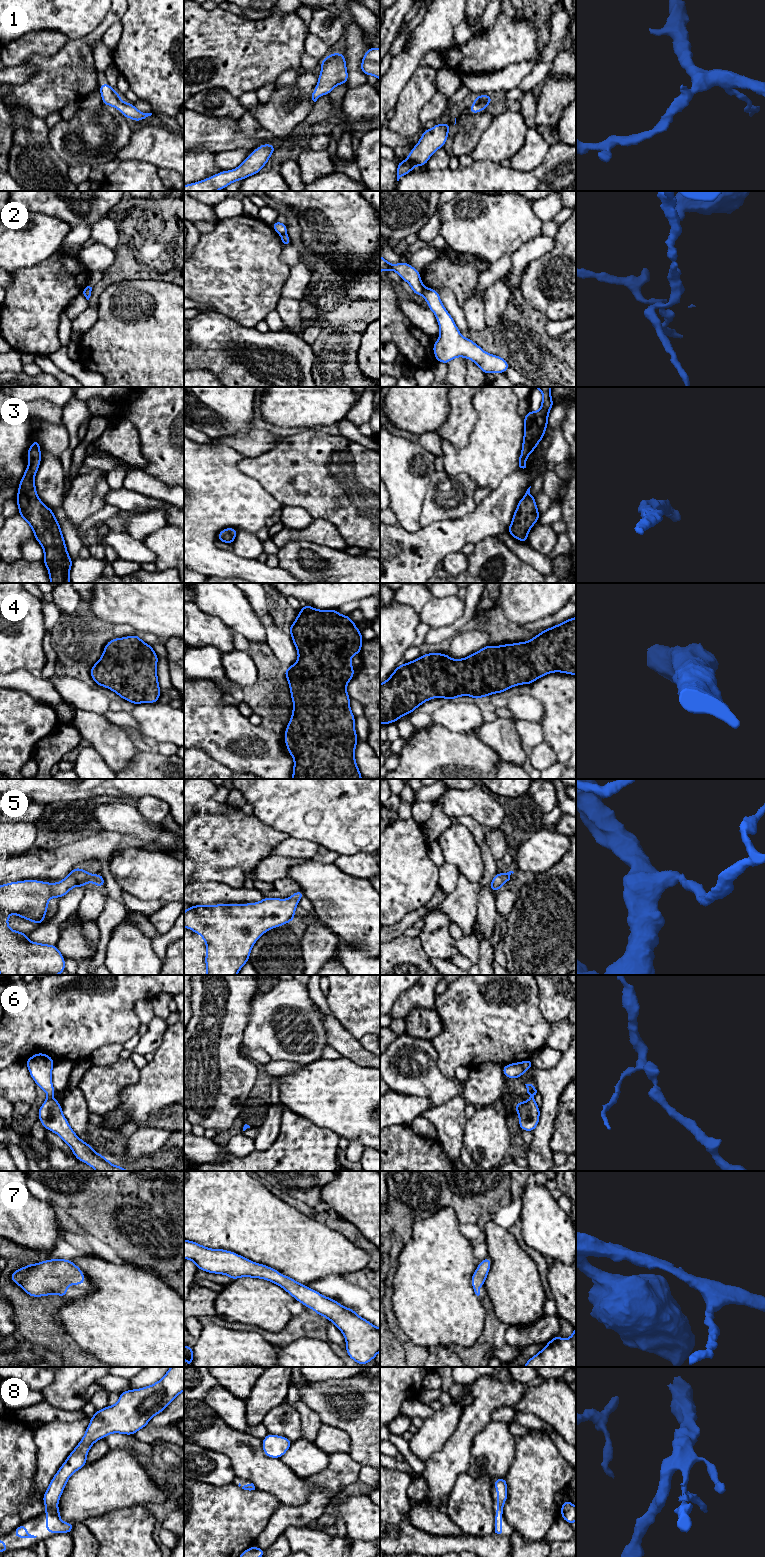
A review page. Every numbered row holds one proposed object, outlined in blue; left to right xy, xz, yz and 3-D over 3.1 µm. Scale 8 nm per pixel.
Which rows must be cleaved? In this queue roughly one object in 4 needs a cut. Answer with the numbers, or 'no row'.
2

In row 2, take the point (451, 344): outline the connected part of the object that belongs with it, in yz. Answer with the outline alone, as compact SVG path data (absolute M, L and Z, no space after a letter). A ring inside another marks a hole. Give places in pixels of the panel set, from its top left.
M424 287L422 295L428 308L435 314L440 329L439 339L433 343L437 362L448 364L456 357L473 361L484 374L505 373L510 365L500 356L485 352L470 338L464 338L452 316L441 302L438 291Z

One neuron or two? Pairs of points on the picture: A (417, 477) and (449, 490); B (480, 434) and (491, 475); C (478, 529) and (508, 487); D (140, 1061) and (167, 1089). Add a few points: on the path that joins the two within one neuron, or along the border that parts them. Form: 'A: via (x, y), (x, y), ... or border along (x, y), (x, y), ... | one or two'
A: border along (435, 470), (430, 477), (422, 504) | two
B: via (489, 444), (489, 465) | one
C: via (486, 519), (490, 506), (499, 497) | one
D: border along (148, 1062), (140, 1070) | two

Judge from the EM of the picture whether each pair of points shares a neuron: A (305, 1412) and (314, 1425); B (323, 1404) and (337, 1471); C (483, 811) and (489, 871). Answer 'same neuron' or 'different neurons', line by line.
A: same neuron
B: different neurons
C: different neurons

